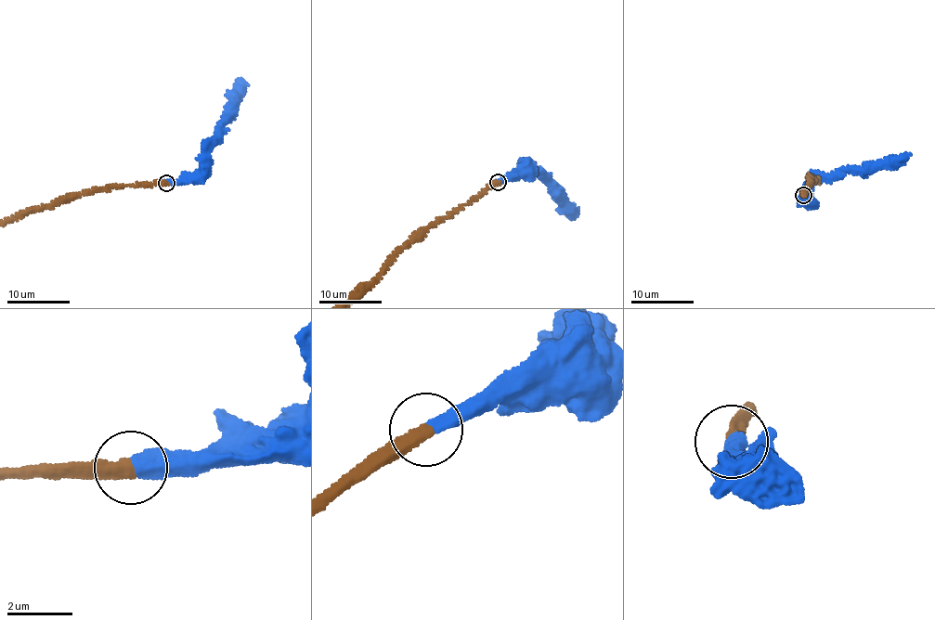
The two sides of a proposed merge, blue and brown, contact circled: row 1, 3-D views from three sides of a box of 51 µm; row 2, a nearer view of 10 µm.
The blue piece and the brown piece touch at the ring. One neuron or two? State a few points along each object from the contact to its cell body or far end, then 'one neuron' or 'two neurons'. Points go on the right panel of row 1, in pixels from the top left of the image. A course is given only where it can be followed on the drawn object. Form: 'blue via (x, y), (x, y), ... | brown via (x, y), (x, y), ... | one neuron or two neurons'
blue via (802, 194), (809, 201), (809, 185), (845, 172), (883, 166), (911, 153) | one neuron

